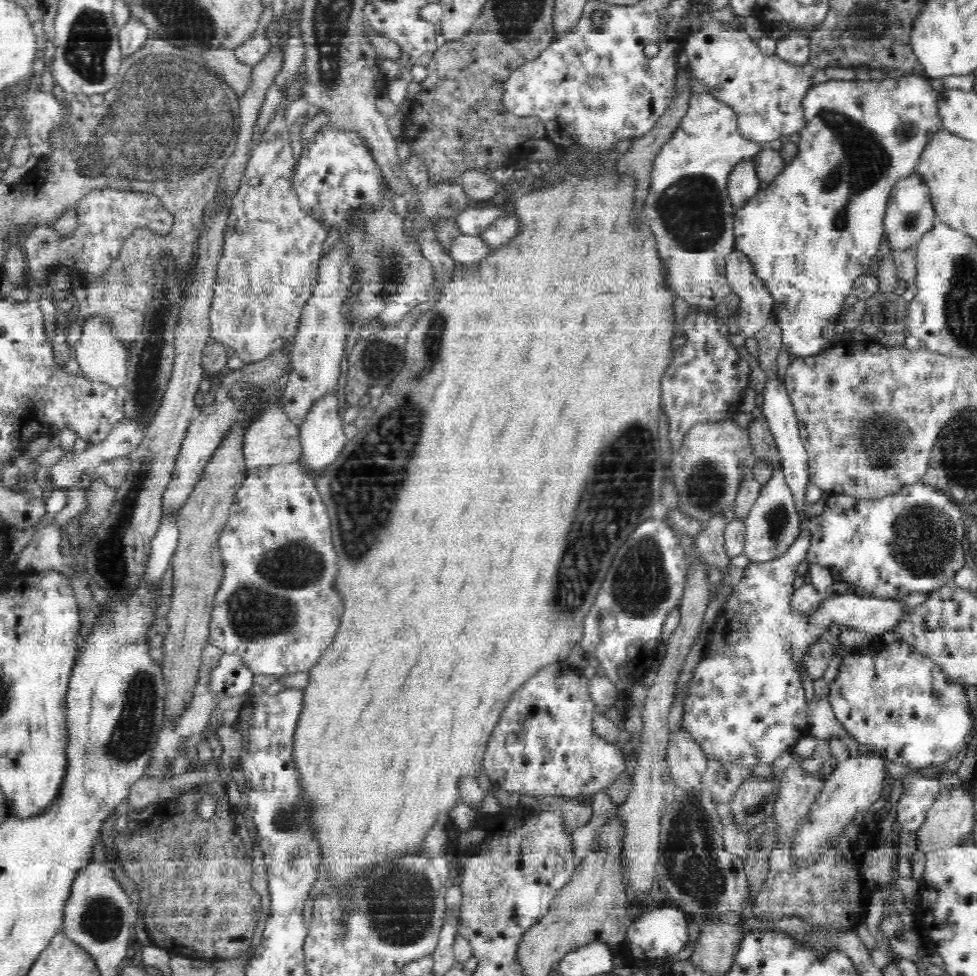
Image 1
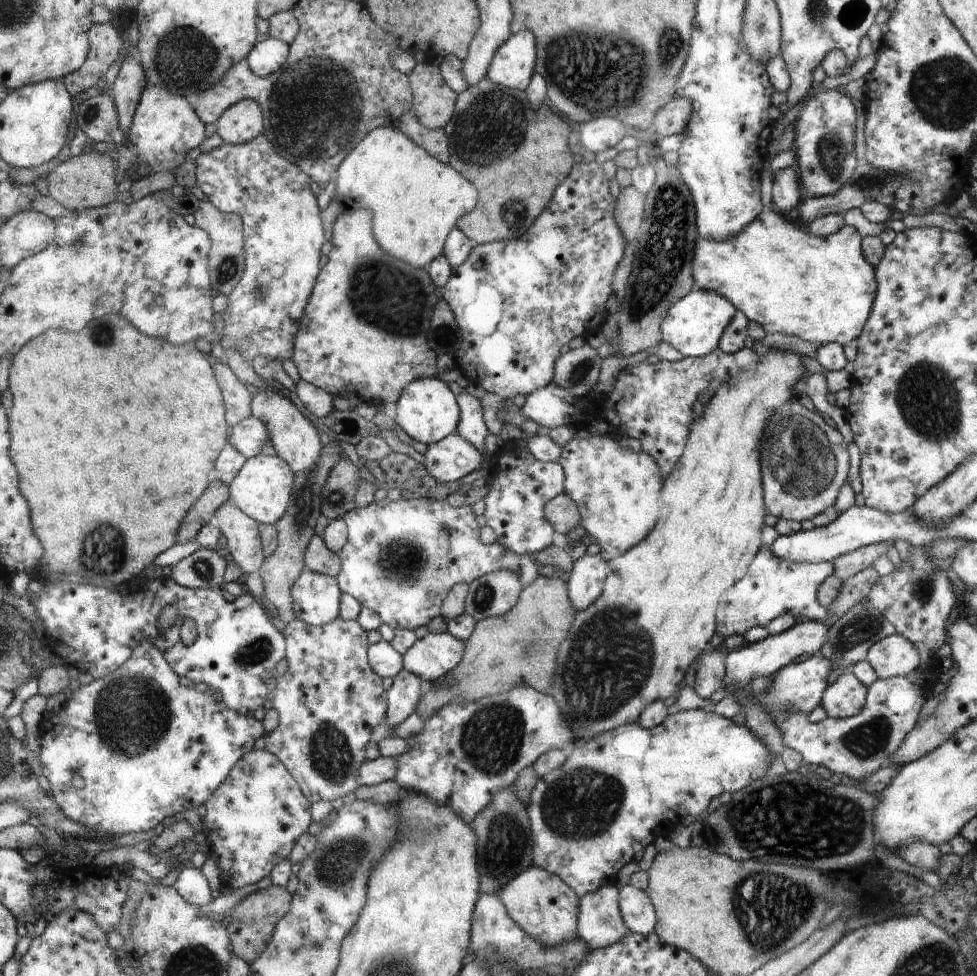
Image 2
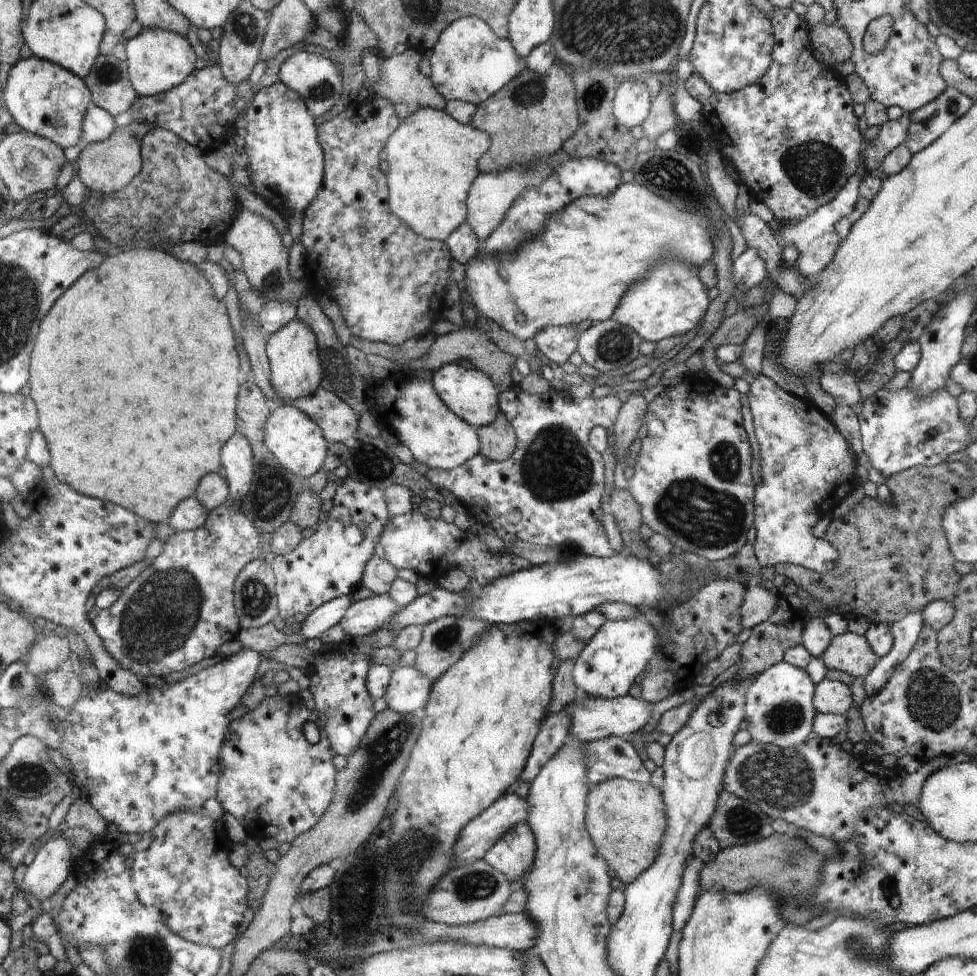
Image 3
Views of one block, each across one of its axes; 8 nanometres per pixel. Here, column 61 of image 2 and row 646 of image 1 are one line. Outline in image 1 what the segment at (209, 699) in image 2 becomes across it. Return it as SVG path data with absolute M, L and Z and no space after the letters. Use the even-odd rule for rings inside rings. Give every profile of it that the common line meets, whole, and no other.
M797 509L797 515L800 521L799 535L784 552L784 556L772 562L750 563L745 568L742 580L734 586L732 596L719 610L707 634L708 654L693 671L684 700L683 723L692 737L704 747L709 759L724 759L754 766L757 762L770 764L784 750L793 749L802 735L811 734L806 711L808 701L798 669L798 660L802 658L807 646L816 642L831 623L854 627L866 635L896 633L915 610L904 599L850 591L847 594L834 594L830 598L824 597L818 612L810 620L794 616L789 611L789 596L794 590L794 570L807 558L811 543L809 515L802 509Z

